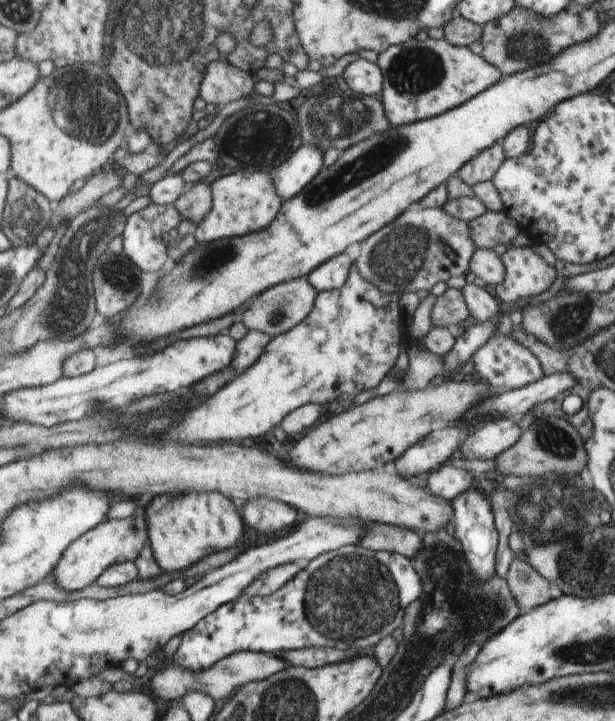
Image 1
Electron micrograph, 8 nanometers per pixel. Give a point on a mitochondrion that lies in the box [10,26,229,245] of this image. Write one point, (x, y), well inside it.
(91, 106)

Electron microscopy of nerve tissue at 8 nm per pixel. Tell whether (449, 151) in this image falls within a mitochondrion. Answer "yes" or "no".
no

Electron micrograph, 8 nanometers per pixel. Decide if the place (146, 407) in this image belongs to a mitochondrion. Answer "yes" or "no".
yes

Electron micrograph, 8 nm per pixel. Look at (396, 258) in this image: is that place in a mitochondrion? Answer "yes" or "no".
yes

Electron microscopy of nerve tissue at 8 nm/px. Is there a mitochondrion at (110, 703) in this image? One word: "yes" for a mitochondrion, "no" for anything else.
no

